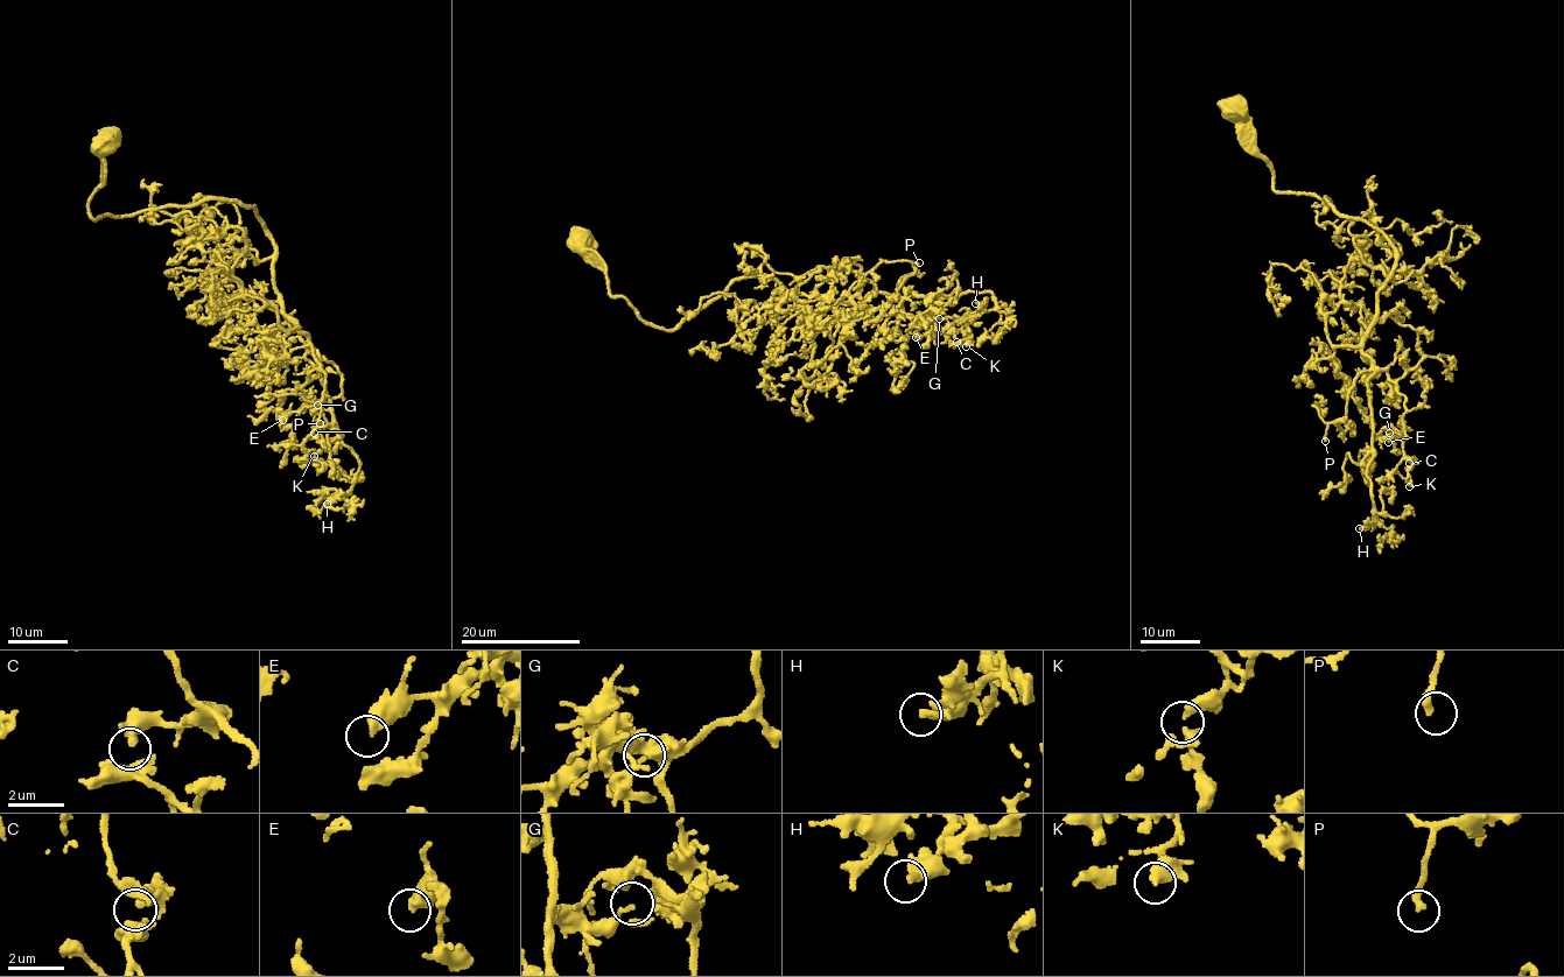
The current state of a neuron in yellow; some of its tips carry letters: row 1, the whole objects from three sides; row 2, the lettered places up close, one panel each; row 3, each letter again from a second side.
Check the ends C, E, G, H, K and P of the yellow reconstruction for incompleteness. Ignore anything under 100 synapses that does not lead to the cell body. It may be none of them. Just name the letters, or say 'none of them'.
P

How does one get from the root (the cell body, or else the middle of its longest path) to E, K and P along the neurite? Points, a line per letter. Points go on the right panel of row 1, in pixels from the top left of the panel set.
E: (1234, 107), (1274, 189), (1331, 199), (1394, 250), (1362, 349), (1405, 399), (1403, 435), (1388, 442)
K: (1234, 107), (1274, 189), (1331, 199), (1394, 250), (1362, 349), (1405, 399), (1394, 470), (1409, 486)
P: (1234, 107), (1274, 189), (1331, 199), (1394, 250), (1362, 349), (1370, 365), (1325, 441)

